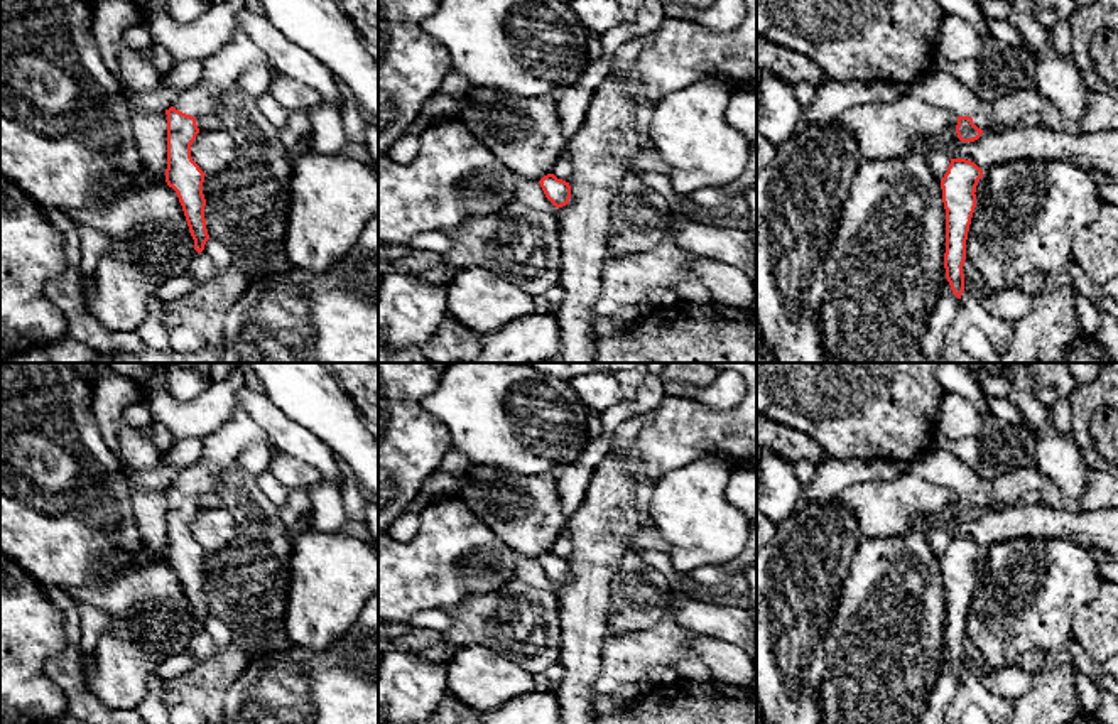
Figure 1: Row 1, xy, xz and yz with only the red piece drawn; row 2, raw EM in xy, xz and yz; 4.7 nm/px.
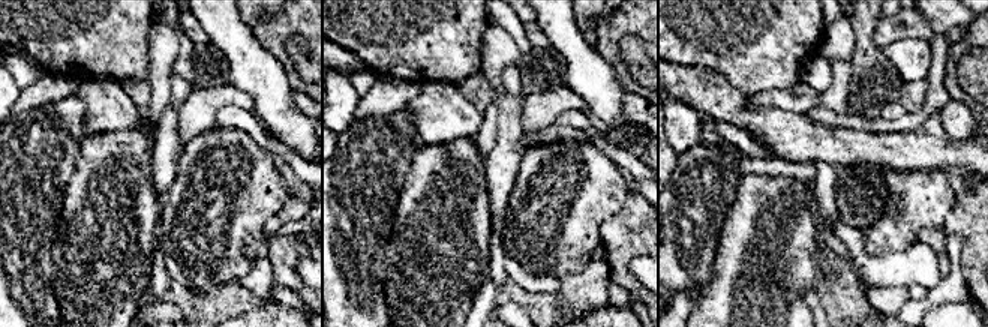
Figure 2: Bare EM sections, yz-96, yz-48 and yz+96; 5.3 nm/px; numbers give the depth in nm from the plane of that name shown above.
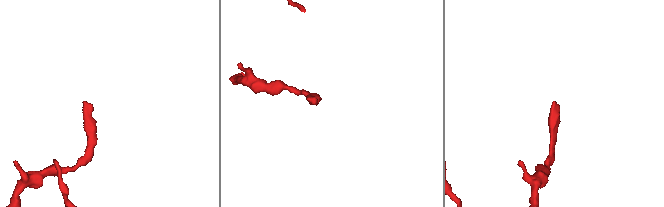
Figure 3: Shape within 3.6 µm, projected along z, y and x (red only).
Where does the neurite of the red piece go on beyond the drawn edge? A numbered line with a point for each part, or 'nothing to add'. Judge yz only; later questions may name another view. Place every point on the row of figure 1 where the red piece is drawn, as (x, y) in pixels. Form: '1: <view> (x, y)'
1: yz (941, 90)

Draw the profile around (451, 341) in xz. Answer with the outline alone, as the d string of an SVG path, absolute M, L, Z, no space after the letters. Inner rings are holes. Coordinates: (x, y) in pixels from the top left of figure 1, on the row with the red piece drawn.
M448 314L421 349L434 363L478 363L483 343L478 332Z

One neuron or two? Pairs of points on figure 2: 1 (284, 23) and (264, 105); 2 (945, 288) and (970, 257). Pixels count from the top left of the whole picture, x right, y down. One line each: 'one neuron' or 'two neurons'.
1: two neurons
2: two neurons

